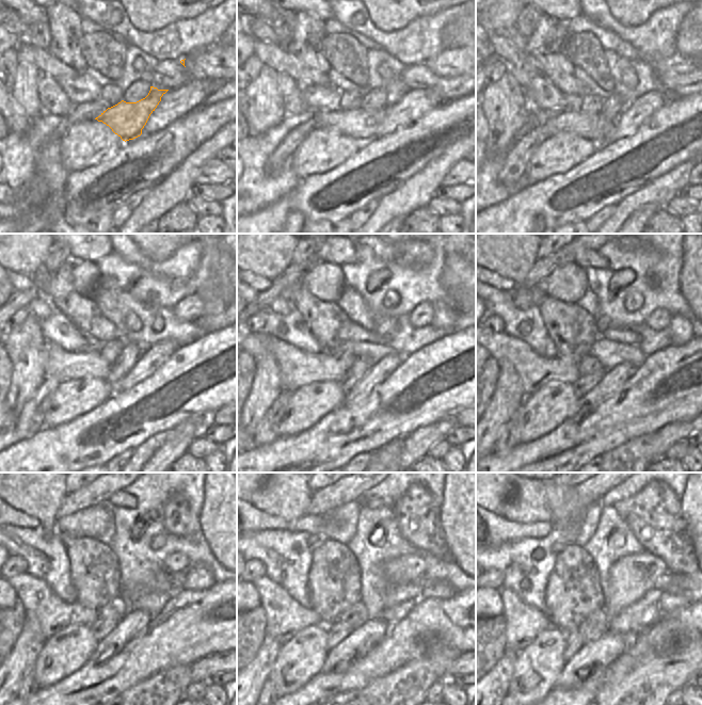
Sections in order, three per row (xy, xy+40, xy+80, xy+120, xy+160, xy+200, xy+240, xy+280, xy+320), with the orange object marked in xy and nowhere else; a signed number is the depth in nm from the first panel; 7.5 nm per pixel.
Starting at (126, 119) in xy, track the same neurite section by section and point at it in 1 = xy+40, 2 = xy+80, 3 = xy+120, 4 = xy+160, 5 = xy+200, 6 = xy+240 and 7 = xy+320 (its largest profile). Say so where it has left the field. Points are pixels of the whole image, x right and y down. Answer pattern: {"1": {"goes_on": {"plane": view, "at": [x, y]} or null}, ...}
{"1": {"goes_on": {"plane": "xy+40", "at": [361, 125]}}, "2": {"goes_on": {"plane": "xy+80", "at": [591, 127]}}, "3": {"goes_on": {"plane": "xy+120", "at": [64, 366]}}, "4": {"goes_on": {"plane": "xy+160", "at": [298, 368]}}, "5": {"goes_on": {"plane": "xy+200", "at": [535, 371]}}, "6": {"goes_on": {"plane": "xy+240", "at": [52, 613]}}, "7": {"goes_on": {"plane": "xy+320", "at": [523, 622]}}}

